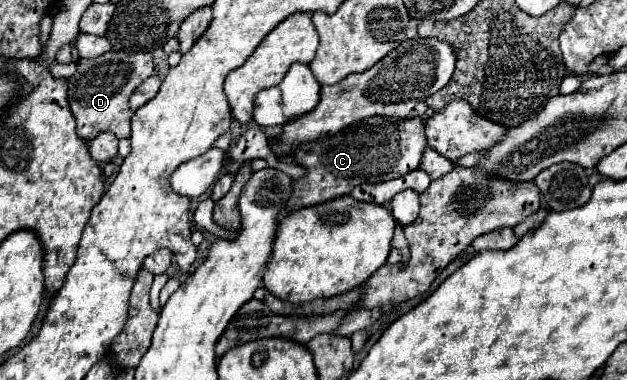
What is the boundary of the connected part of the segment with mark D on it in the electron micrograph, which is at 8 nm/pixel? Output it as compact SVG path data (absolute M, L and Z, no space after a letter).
M109 51L95 59L79 59L77 73L69 77L69 103L77 119L77 135L91 139L101 131L111 131L117 139L127 139L131 129L129 121L133 111L129 109L131 93L153 75L151 53L125 53Z

